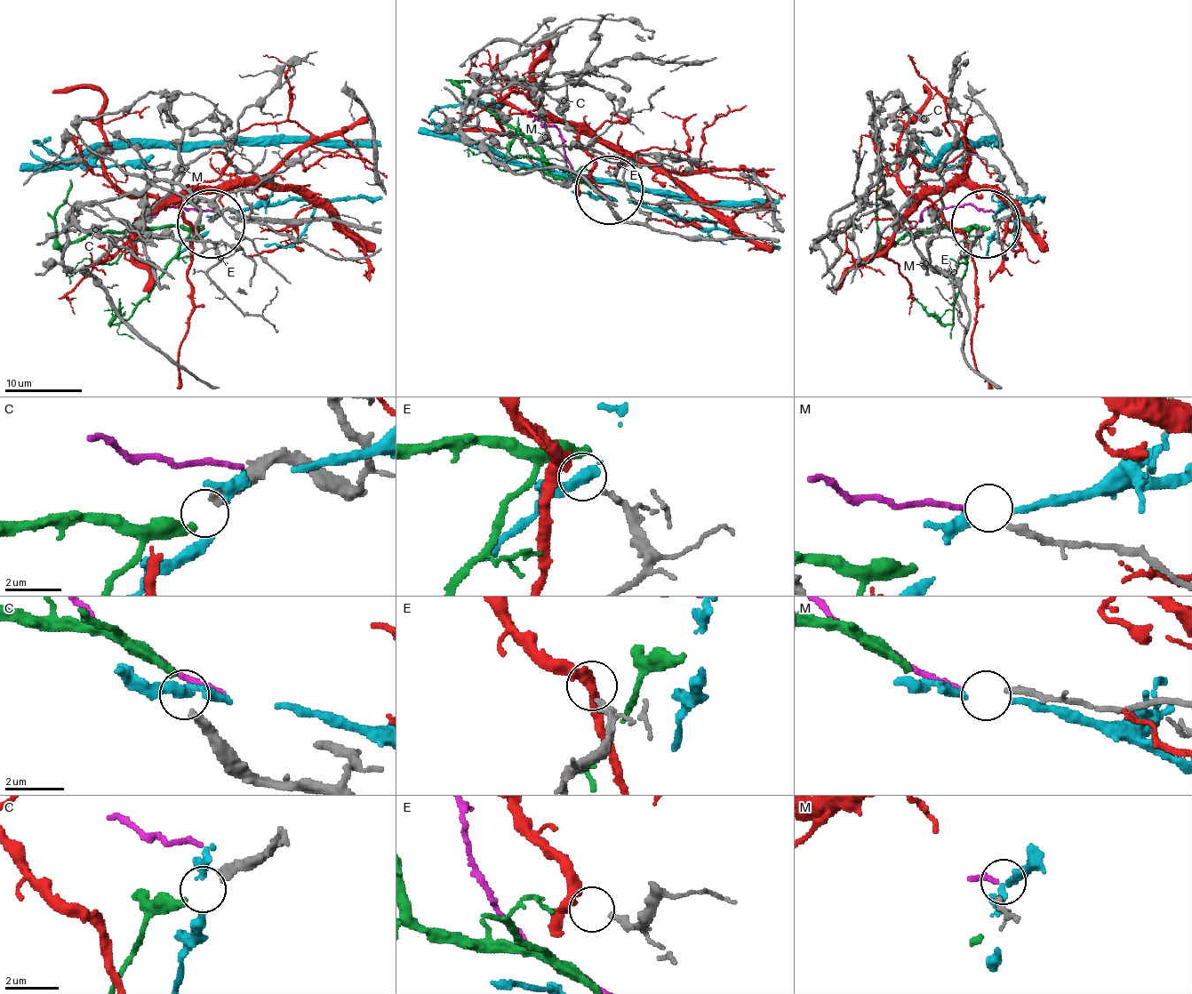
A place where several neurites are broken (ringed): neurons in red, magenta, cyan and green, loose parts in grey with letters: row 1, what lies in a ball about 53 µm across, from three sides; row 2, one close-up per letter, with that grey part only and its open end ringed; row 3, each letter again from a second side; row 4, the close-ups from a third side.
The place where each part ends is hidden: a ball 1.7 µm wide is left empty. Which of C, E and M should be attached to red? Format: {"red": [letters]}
{"red": ["E"]}

